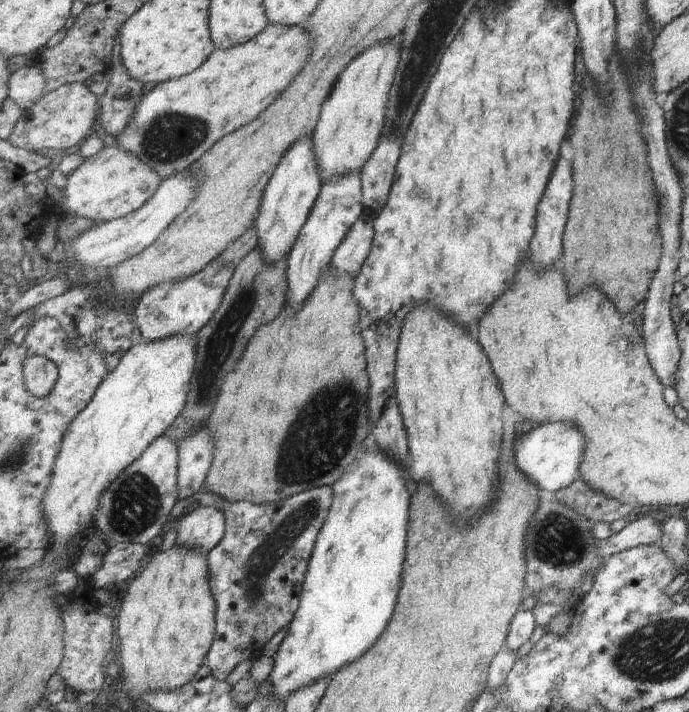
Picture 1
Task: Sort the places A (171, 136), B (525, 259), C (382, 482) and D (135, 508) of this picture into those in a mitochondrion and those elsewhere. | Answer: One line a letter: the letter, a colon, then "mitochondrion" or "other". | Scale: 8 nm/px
A: mitochondrion
B: other
C: other
D: mitochondrion

